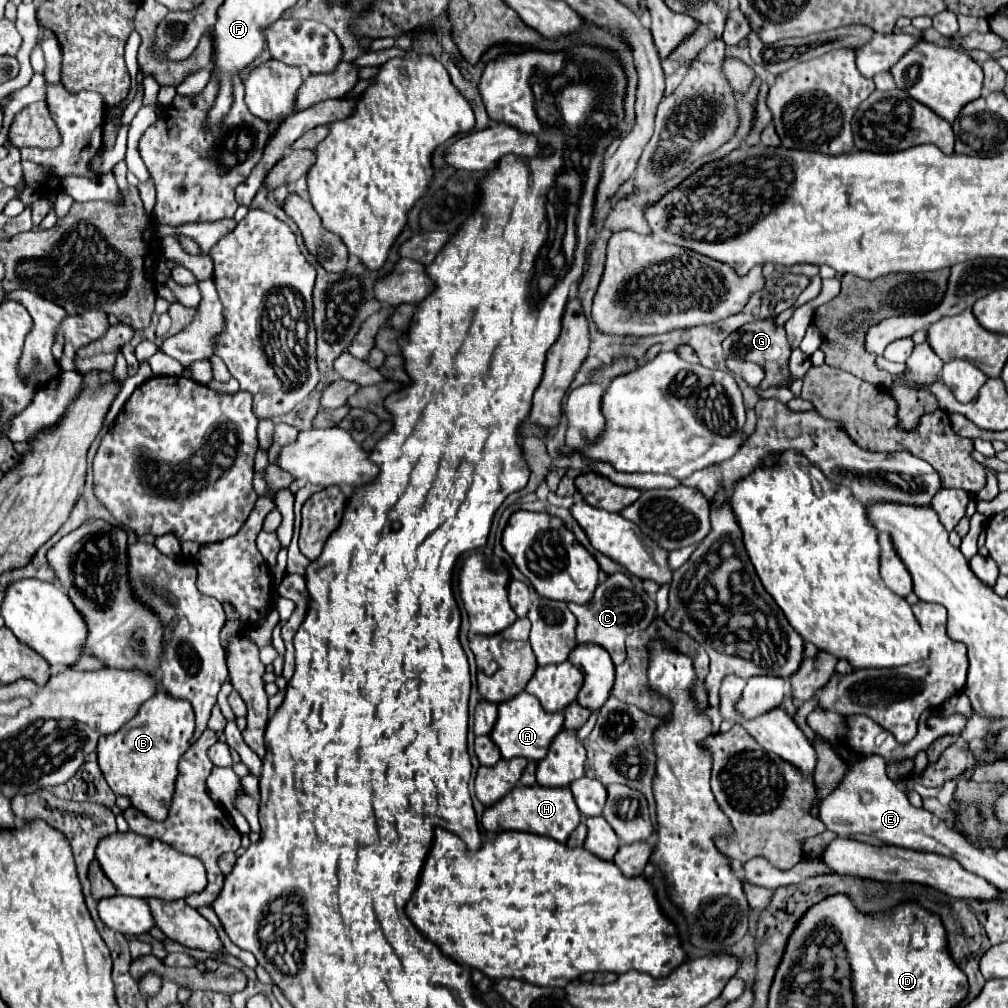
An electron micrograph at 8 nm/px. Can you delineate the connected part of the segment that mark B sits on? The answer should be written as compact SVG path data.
M158 687L156 695L144 701L138 713L118 733L100 737L96 753L106 783L116 795L128 795L132 805L144 815L156 821L166 819L178 777L178 761L190 747L190 733L194 733L194 711L190 703L174 701L170 693Z

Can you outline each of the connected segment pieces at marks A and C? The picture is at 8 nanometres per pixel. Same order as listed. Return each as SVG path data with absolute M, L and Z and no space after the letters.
M522 691L510 701L504 701L498 705L498 723L494 725L490 737L498 745L500 753L504 759L514 759L514 757L526 757L540 761L546 757L550 743L554 737L562 731L564 727L564 715L562 713L546 713L538 701L538 697Z
M624 573L608 575L608 579L596 587L594 597L588 603L584 605L568 603L568 607L578 619L576 641L602 645L612 655L614 665L620 665L626 659L624 649L626 635L632 631L644 631L656 615L656 601L642 587L634 585Z

